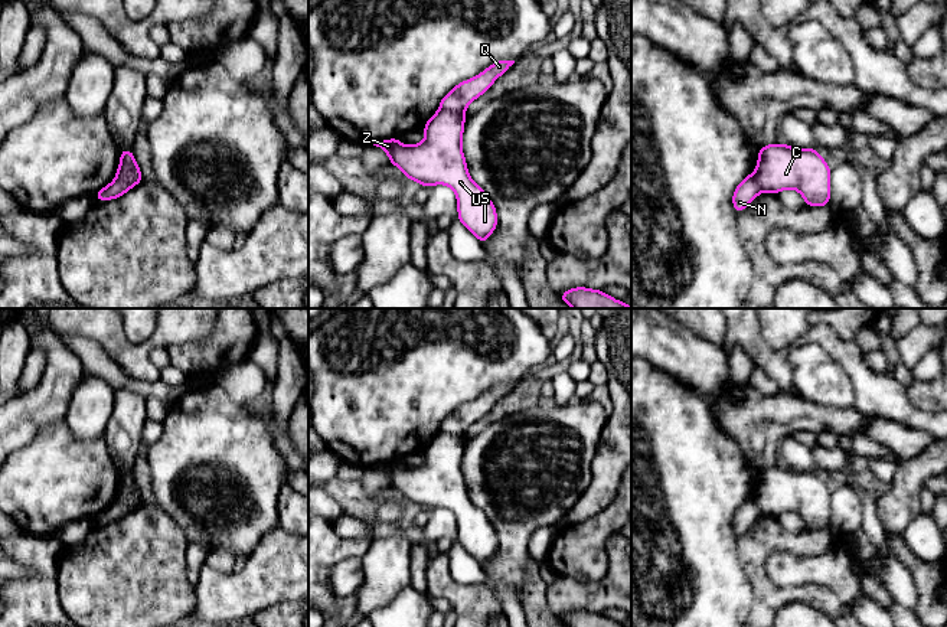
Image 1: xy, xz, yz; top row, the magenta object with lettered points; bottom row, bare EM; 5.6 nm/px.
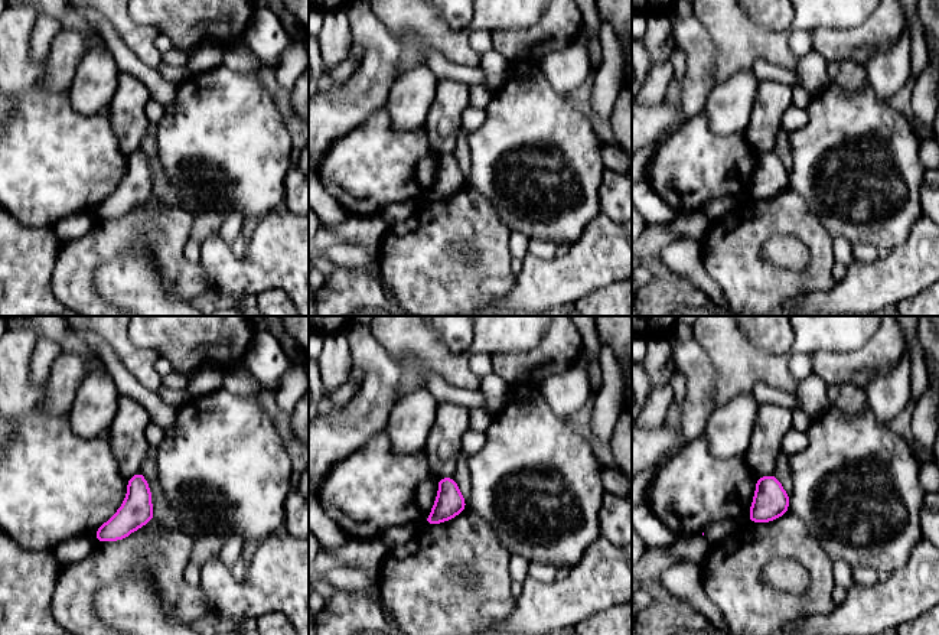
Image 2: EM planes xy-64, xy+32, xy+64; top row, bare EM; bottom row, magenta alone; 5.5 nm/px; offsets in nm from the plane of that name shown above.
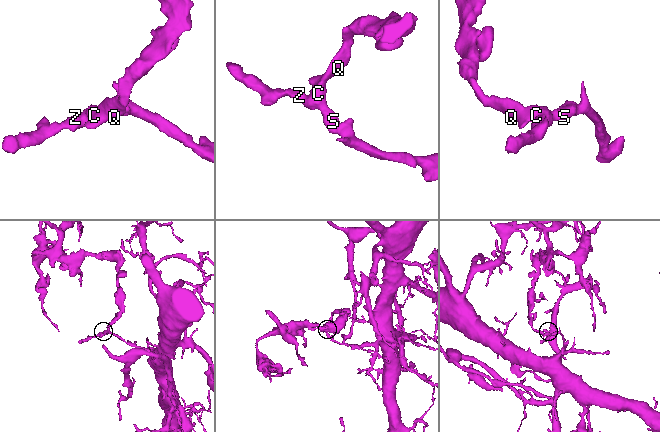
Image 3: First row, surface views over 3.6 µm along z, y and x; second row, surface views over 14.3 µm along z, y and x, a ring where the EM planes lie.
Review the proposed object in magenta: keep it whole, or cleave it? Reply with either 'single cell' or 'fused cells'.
fused cells

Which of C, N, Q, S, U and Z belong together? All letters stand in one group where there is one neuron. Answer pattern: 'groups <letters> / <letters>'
groups C S U Z / N Q

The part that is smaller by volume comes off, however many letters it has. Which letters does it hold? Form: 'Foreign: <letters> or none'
Foreign: N, Q

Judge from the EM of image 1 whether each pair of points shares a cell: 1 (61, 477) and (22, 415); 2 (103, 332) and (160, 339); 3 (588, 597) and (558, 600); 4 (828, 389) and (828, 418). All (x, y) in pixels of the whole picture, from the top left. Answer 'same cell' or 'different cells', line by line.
1: different cells
2: same cell
3: same cell
4: different cells

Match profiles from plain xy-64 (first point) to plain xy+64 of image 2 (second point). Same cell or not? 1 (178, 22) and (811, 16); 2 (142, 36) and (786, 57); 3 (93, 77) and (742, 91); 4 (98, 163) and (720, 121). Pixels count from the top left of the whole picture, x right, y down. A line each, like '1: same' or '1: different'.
1: different
2: same
3: same
4: different

